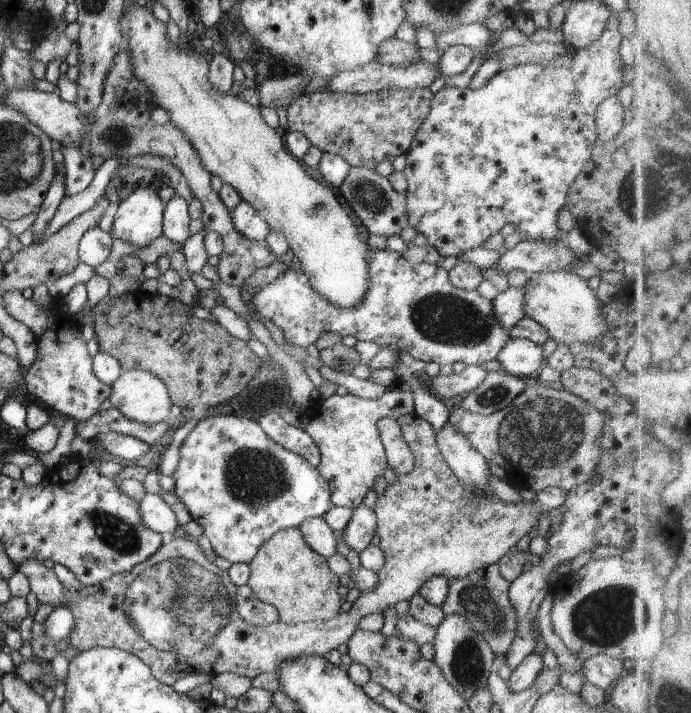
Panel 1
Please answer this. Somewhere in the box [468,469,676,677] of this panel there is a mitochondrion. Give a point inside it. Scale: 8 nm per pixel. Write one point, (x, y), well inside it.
(604, 618)

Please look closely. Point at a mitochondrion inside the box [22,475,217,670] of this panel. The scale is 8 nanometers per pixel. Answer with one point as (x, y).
(115, 532)

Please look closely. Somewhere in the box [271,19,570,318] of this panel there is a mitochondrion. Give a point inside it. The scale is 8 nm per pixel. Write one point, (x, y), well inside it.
(368, 194)

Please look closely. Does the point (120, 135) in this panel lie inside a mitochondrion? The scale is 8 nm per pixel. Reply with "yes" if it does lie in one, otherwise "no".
yes

